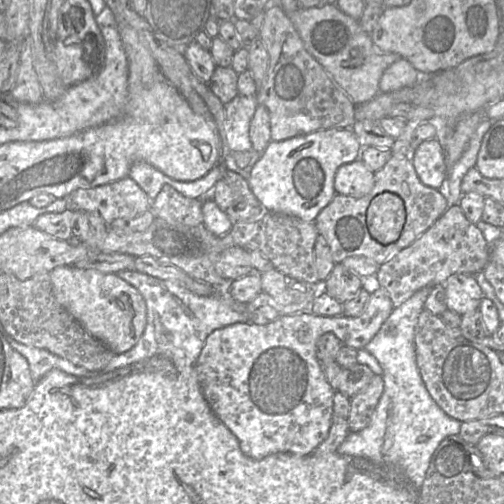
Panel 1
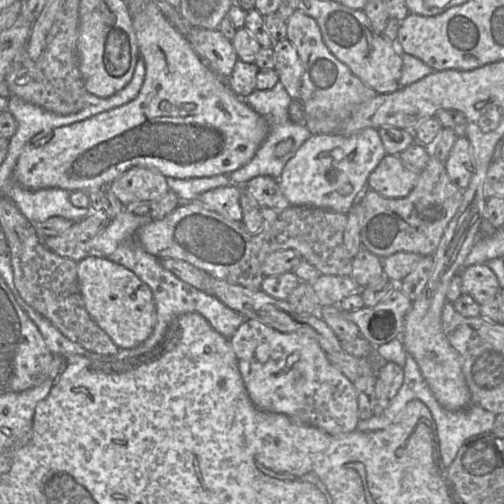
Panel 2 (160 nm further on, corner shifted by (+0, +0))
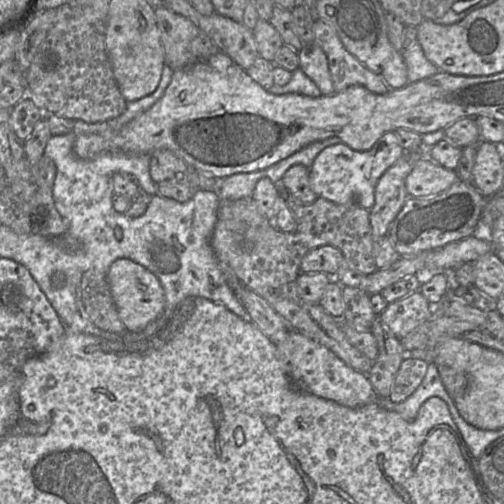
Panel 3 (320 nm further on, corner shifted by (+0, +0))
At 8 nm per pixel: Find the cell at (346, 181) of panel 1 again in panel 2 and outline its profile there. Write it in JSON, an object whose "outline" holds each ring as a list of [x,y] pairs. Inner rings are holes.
{"outline":[[[386,155],[368,178],[367,188],[388,198],[403,198],[416,186],[418,171],[407,169],[398,155]]]}

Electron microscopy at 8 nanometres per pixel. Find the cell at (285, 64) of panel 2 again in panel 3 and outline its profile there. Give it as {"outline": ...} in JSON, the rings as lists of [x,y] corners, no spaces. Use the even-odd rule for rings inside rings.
{"outline":[[[312,43],[297,51],[299,53],[299,70],[317,85],[323,95],[333,94],[333,82],[325,53]]]}

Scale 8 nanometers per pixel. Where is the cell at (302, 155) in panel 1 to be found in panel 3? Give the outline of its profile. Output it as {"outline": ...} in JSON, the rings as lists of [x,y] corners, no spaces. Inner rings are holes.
{"outline":[[[394,132],[385,133],[366,151],[353,150],[343,143],[336,143],[324,148],[312,162],[309,167],[309,184],[319,198],[370,209],[375,202],[375,186],[379,178],[405,154]]]}

